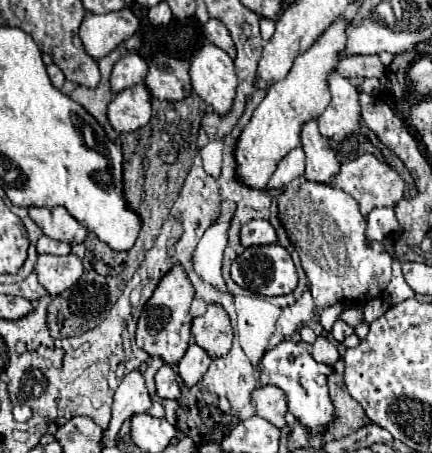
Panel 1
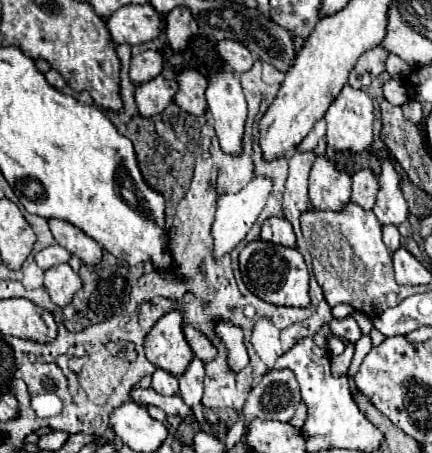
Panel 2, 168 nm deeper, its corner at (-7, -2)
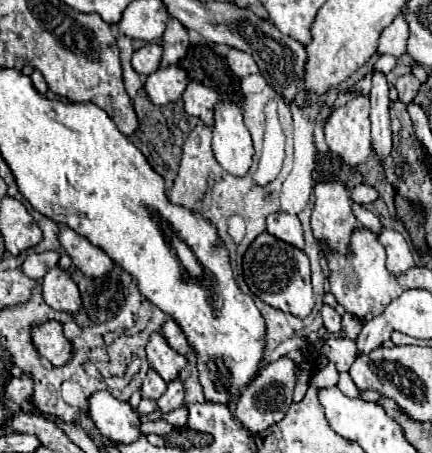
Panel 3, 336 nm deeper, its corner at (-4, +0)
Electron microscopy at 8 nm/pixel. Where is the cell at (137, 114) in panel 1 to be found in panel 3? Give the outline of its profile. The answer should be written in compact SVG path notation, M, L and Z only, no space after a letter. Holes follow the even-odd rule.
M179 66L159 68L157 72L147 76L145 92L153 104L169 104L181 98L187 86L187 74Z

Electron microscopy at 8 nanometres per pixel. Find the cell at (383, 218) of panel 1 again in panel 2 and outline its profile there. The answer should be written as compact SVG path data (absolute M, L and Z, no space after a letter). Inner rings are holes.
M388 154L388 158L380 162L382 162L382 170L378 174L380 190L378 190L378 198L372 212L382 224L398 226L408 218L408 206L398 186L398 172L394 170L394 158Z

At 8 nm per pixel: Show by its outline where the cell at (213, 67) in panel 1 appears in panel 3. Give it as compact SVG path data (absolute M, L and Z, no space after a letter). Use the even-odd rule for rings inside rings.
M219 100L213 124L213 154L233 176L245 176L253 160L253 144L243 124L241 108L231 100Z

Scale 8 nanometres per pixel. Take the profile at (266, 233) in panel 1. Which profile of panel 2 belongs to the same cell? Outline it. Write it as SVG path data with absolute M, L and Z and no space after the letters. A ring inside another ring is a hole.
M284 216L268 218L268 220L262 224L262 234L260 234L260 238L266 240L266 242L274 242L274 244L288 246L288 248L294 248L294 246L296 246L294 228L292 228L292 224L290 224Z

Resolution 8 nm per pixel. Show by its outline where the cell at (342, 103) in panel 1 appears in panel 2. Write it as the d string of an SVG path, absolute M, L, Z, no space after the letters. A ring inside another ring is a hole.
M344 86L326 112L328 146L334 150L364 152L372 146L374 104L364 90Z

